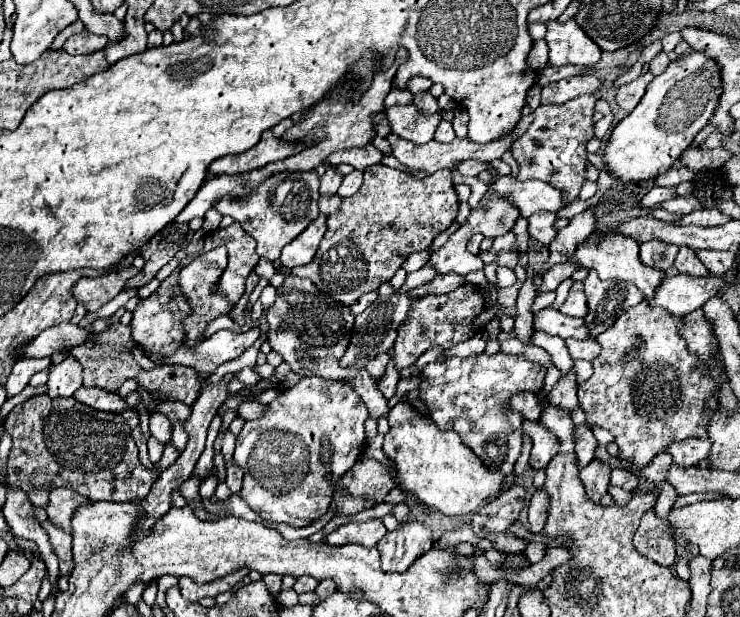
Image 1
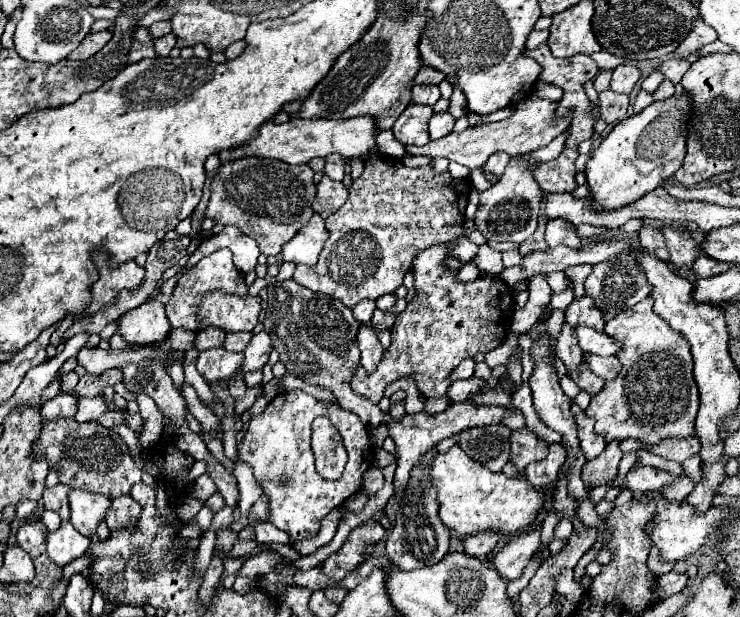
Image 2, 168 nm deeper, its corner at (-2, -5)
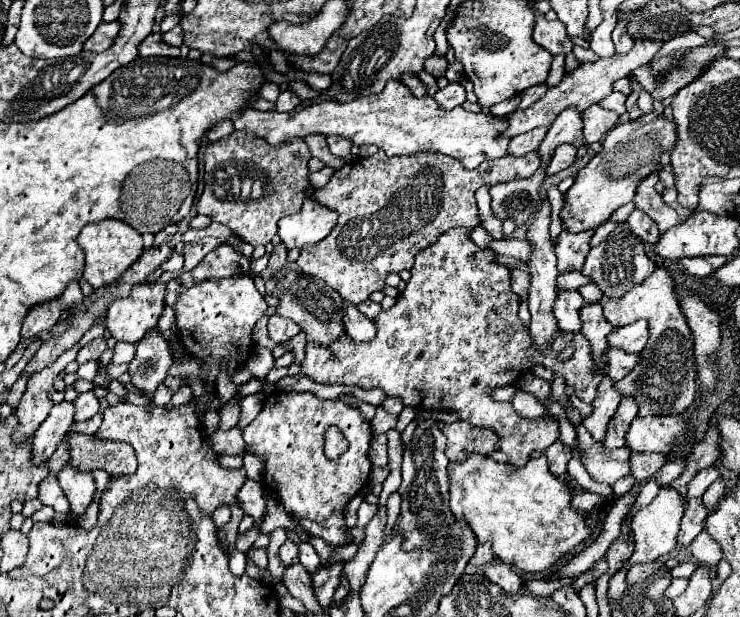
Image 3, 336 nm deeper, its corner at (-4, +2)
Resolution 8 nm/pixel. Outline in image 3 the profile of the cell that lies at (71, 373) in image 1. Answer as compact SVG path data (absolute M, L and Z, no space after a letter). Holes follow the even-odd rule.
M62 401L52 407L48 419L42 423L42 429L32 439L32 465L46 465L46 461L56 451L58 443L66 435L68 427L74 423L74 405Z

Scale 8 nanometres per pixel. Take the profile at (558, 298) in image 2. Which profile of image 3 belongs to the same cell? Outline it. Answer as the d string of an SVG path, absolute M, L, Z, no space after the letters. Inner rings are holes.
M566 273L566 275L558 275L558 285L564 289L578 289L582 285L592 283L590 277L584 277L582 273Z

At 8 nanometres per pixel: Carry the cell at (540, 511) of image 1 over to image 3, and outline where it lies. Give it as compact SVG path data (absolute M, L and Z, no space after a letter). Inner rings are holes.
M490 563L484 569L484 577L498 585L504 593L518 593L522 589L522 575L516 569L510 569L510 565L506 563Z

